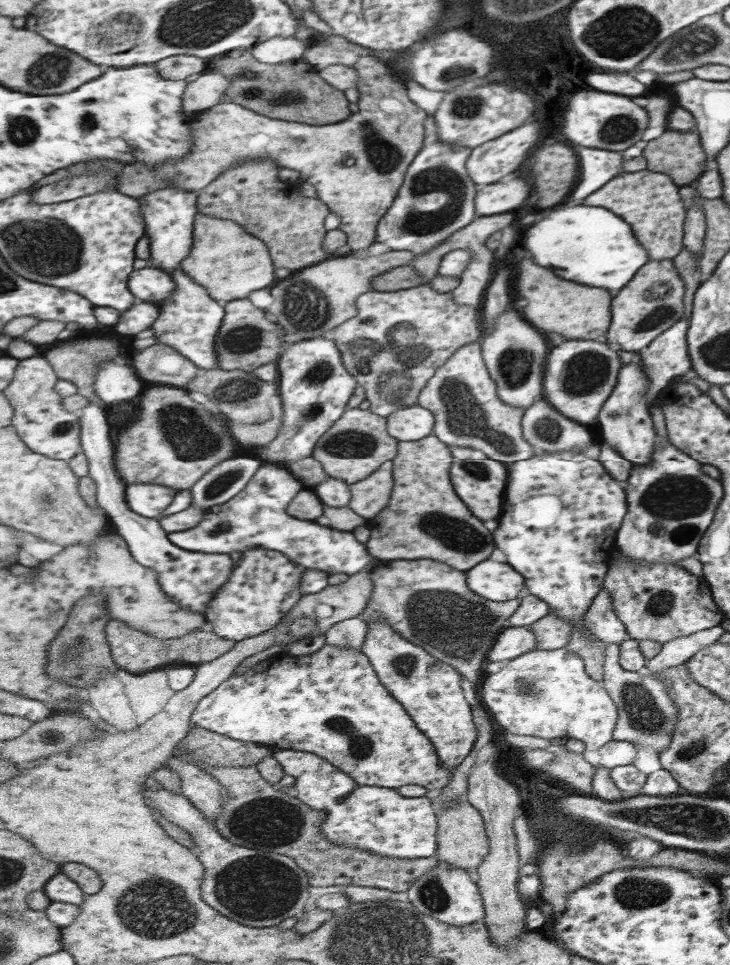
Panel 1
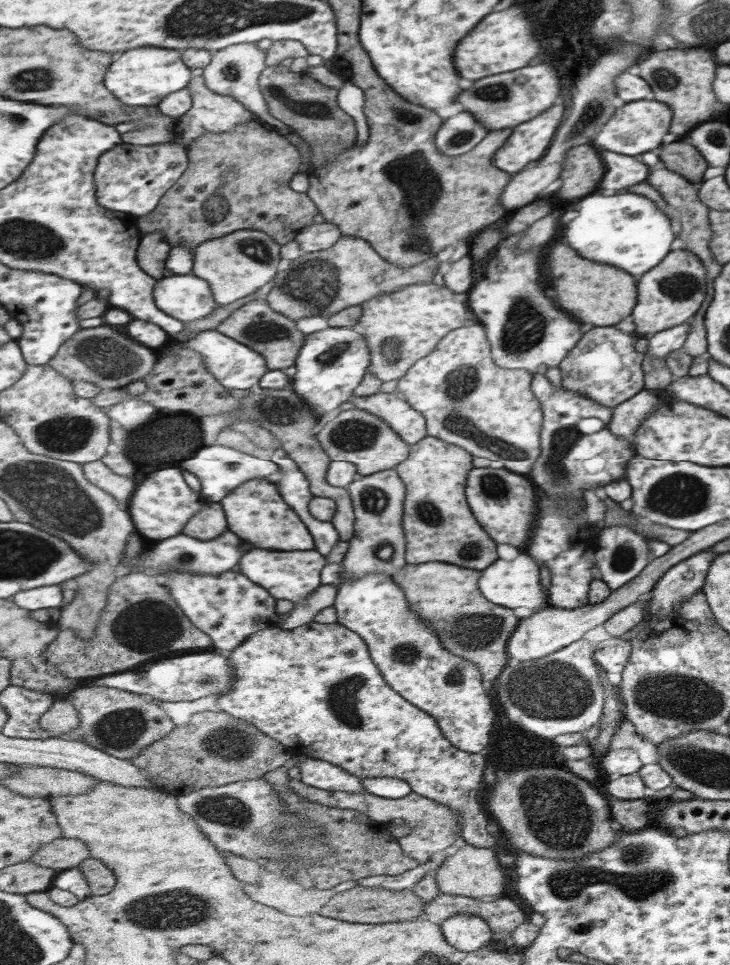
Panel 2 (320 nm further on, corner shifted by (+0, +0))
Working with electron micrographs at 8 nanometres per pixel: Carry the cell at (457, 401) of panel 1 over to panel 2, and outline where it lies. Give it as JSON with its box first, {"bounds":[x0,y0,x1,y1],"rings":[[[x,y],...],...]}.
{"bounds":[397,323,541,474],"rings":[[[476,323],[451,331],[437,351],[418,360],[406,372],[397,382],[397,390],[415,410],[425,415],[429,432],[436,433],[437,438],[467,449],[472,457],[500,460],[503,468],[525,474],[540,453],[541,409],[533,392],[531,375],[525,369],[501,368],[491,360],[486,328]]]}

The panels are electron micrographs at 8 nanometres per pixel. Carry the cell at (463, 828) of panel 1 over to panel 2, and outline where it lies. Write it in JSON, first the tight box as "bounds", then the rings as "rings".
{"bounds":[435,841,503,899],"rings":[[[464,841],[456,848],[456,853],[446,858],[436,871],[435,879],[440,892],[473,899],[479,896],[497,896],[503,890],[503,878],[493,850],[487,852],[485,848],[475,848],[474,845],[466,844]]]}

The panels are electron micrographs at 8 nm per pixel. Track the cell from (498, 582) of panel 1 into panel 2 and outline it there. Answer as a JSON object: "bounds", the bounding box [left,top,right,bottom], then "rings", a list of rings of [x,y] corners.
{"bounds":[479,554,545,612],"rings":[[[525,554],[517,556],[511,562],[495,560],[495,564],[491,564],[491,568],[487,568],[483,572],[483,576],[479,576],[479,588],[483,588],[483,596],[487,596],[487,600],[491,600],[493,604],[501,607],[526,608],[535,612],[545,606],[543,605],[544,588],[541,588],[541,584],[539,584],[539,568]]]}

